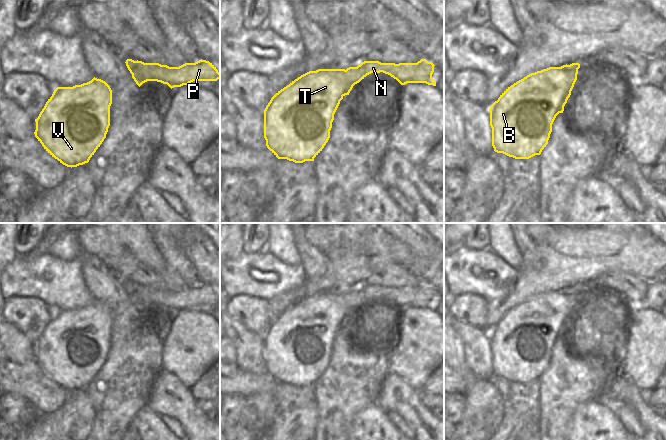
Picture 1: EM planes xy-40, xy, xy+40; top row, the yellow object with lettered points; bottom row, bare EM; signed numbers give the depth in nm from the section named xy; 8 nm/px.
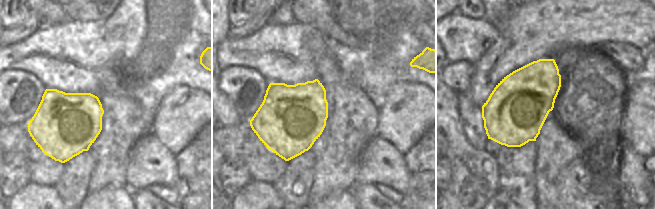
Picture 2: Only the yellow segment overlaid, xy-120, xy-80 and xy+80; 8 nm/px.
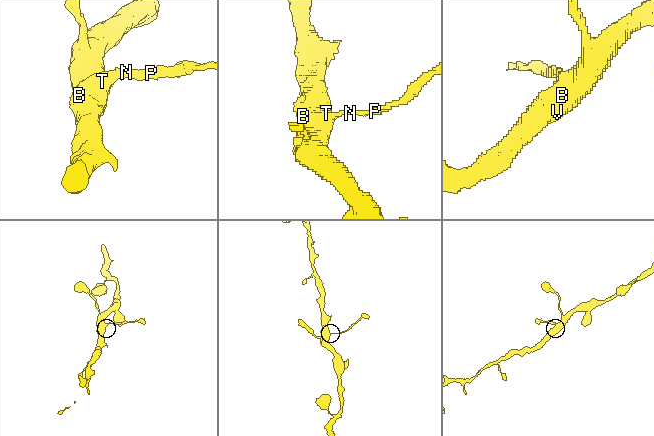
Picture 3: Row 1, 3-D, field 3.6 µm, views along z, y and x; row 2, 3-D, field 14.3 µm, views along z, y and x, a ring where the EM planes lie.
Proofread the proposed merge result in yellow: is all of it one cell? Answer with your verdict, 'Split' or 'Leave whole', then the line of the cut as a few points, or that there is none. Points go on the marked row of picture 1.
Split. Split along xy (344, 70), (345, 87), (349, 92)

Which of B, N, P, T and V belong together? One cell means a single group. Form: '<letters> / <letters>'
B T V / N P

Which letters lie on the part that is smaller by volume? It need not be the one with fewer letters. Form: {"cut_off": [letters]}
{"cut_off": ["N", "P"]}

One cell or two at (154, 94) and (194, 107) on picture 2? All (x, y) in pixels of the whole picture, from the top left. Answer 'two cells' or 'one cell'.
two cells

